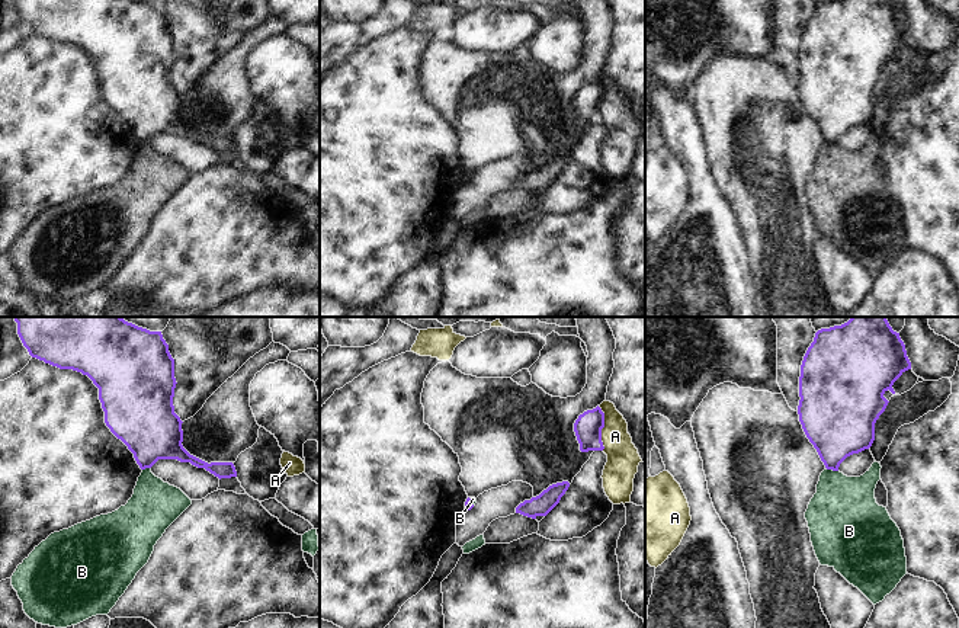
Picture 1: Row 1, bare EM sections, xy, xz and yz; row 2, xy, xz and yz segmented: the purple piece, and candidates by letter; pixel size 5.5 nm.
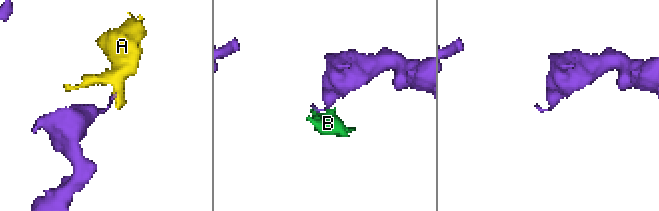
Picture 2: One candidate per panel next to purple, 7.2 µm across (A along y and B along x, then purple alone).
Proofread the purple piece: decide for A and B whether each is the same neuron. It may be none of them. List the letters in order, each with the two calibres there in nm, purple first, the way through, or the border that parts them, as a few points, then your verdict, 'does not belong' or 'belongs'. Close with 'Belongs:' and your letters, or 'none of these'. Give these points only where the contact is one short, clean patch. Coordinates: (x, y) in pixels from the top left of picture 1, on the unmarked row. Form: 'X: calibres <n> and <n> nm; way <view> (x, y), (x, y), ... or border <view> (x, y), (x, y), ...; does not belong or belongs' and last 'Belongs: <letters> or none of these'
A: calibres 150 and 180 nm; border xz (597, 80), (603, 87), (603, 124); does not belong
B: calibres 360 and 380 nm; border yz (826, 141), (837, 146); does not belong
Belongs: none of these

